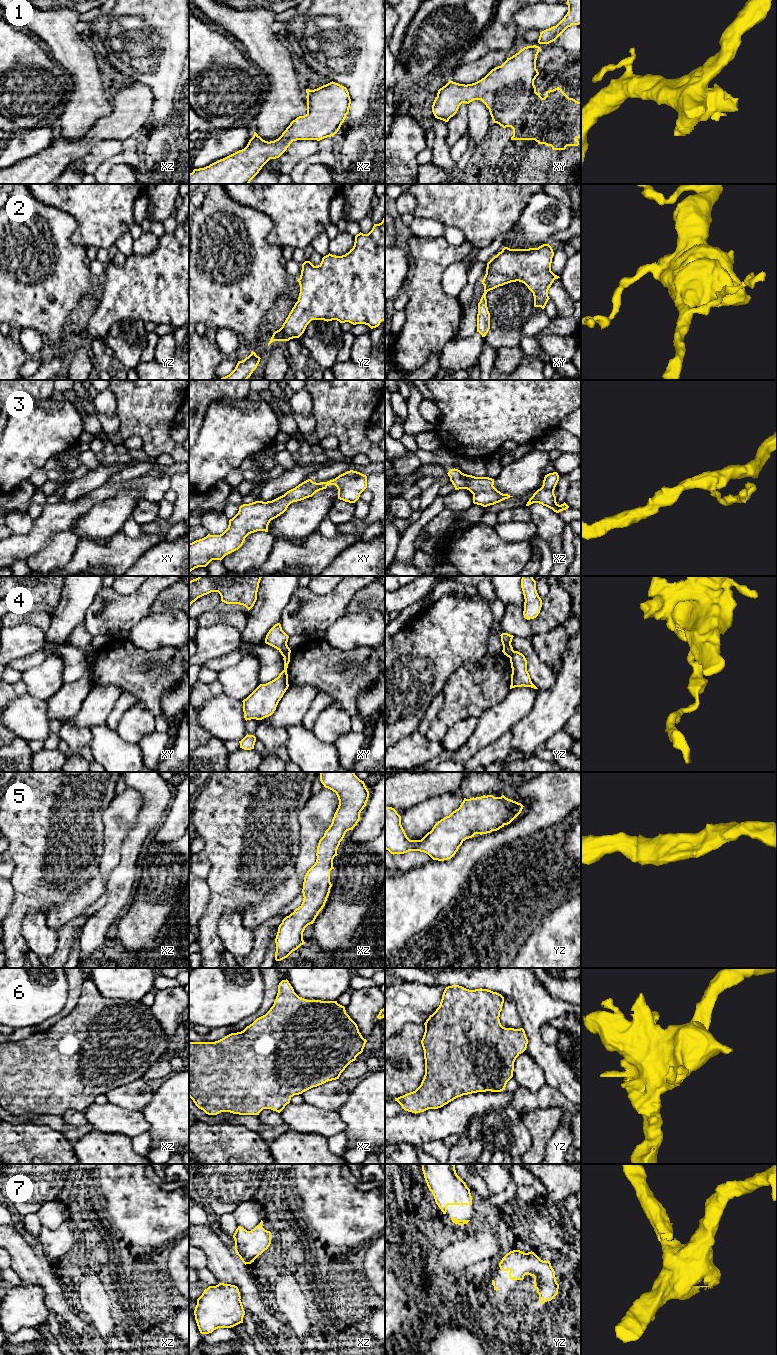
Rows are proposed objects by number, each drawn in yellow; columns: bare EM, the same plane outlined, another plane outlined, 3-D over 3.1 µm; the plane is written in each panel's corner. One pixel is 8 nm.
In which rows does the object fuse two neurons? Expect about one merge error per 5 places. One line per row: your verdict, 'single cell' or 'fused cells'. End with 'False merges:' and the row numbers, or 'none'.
1: single cell
2: single cell
3: single cell
4: fused cells
5: single cell
6: single cell
7: single cell
False merges: 4

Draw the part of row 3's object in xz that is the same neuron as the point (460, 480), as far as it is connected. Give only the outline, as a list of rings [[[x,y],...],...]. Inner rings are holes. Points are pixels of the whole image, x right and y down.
[[[455,468],[451,469],[447,474],[455,490],[467,489],[473,494],[474,504],[487,507],[513,497],[498,491],[493,486],[494,479],[492,478],[467,475]]]

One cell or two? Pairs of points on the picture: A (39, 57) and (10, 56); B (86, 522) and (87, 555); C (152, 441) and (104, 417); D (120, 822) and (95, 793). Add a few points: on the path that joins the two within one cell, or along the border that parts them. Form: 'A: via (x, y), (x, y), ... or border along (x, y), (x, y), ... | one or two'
A: via (32, 57), (19, 57), (17, 55) | one
B: border along (79, 538), (87, 539) | two
C: border along (116, 412), (119, 430), (109, 435) | two
D: border along (116, 794), (102, 813), (103, 829) | two

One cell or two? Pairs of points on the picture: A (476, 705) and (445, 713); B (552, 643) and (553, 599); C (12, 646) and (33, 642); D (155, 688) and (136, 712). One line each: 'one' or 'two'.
A: one
B: two
C: one
D: two

